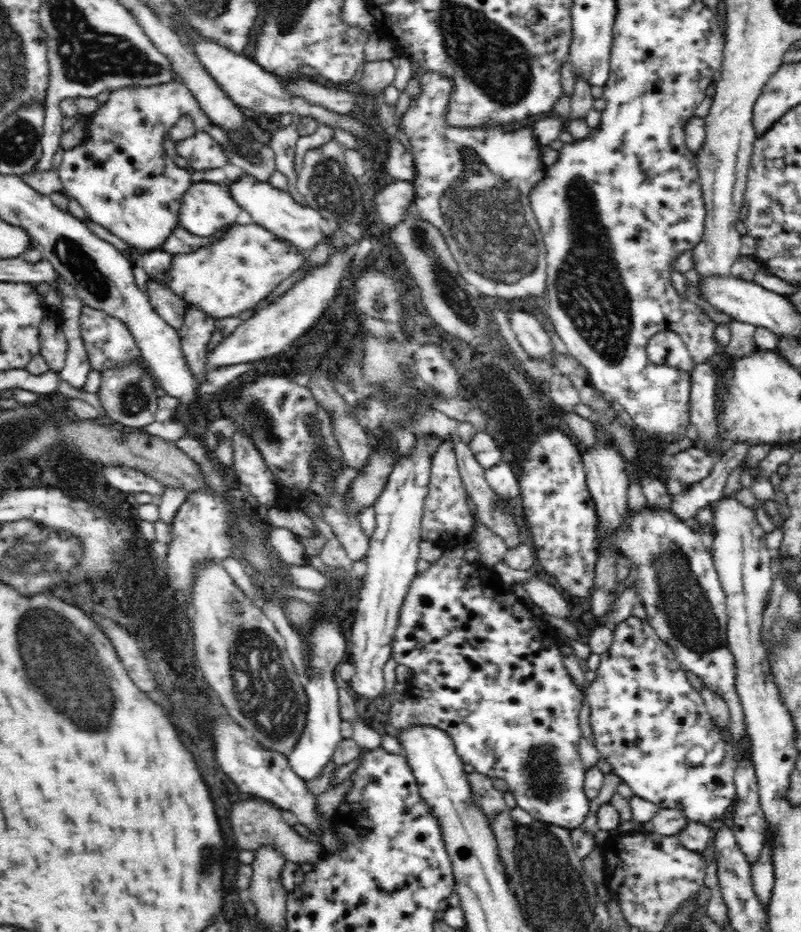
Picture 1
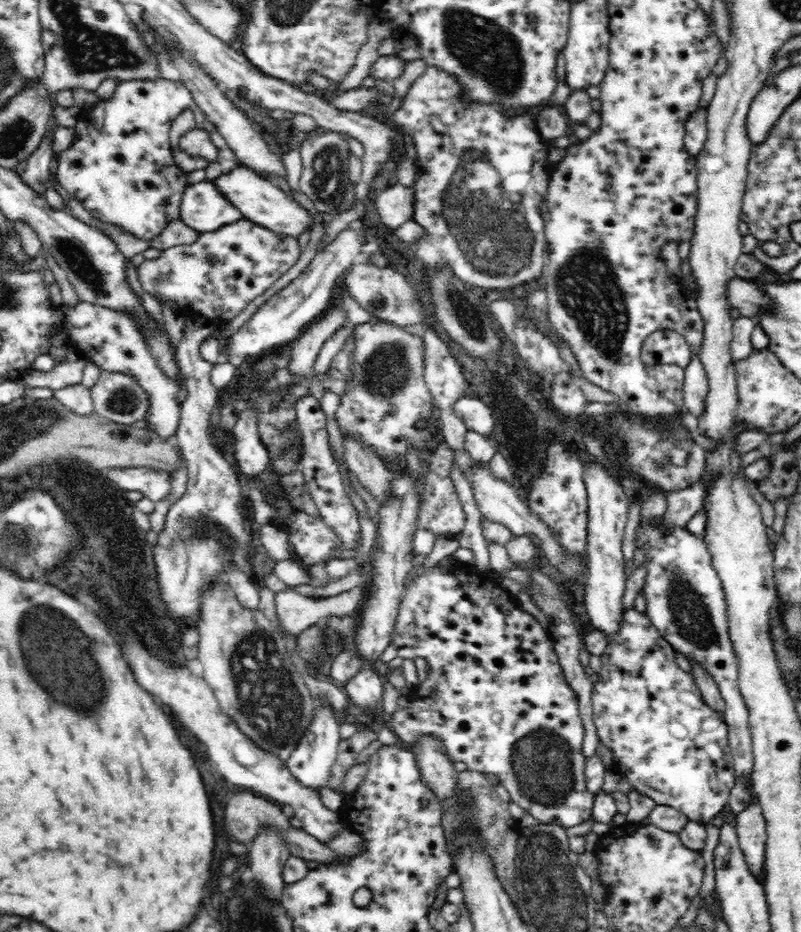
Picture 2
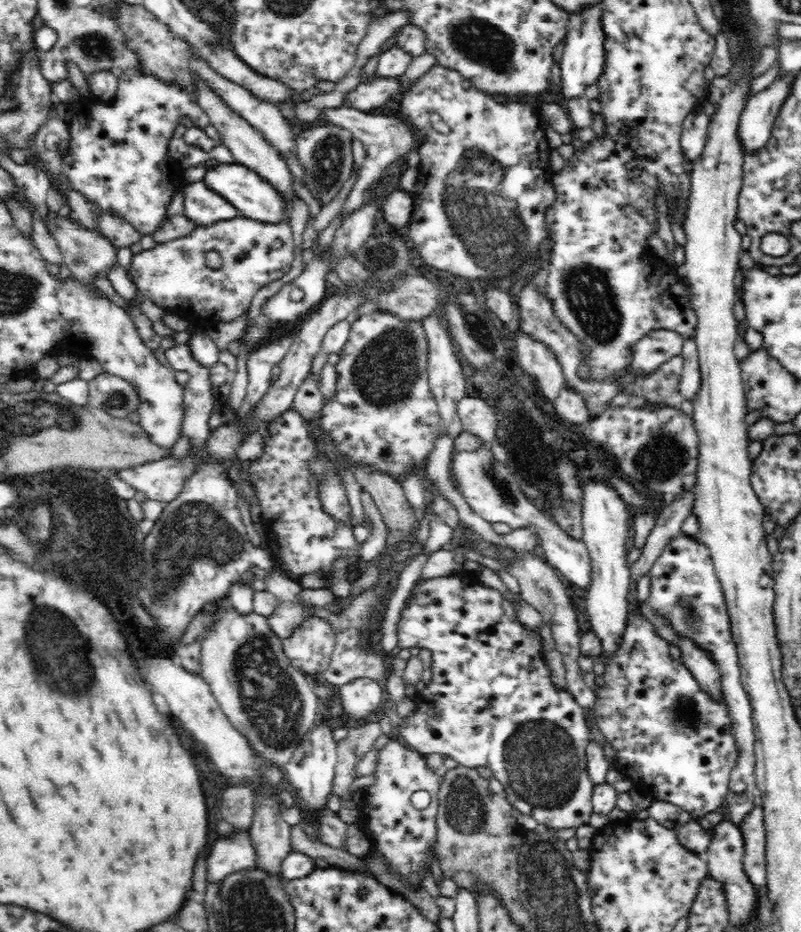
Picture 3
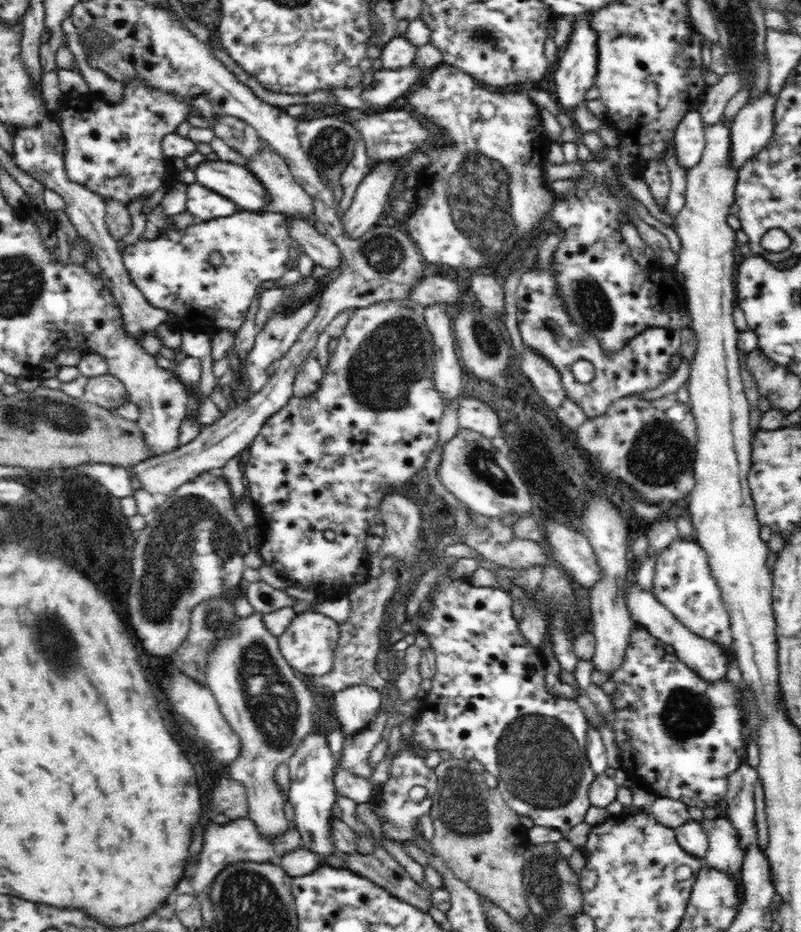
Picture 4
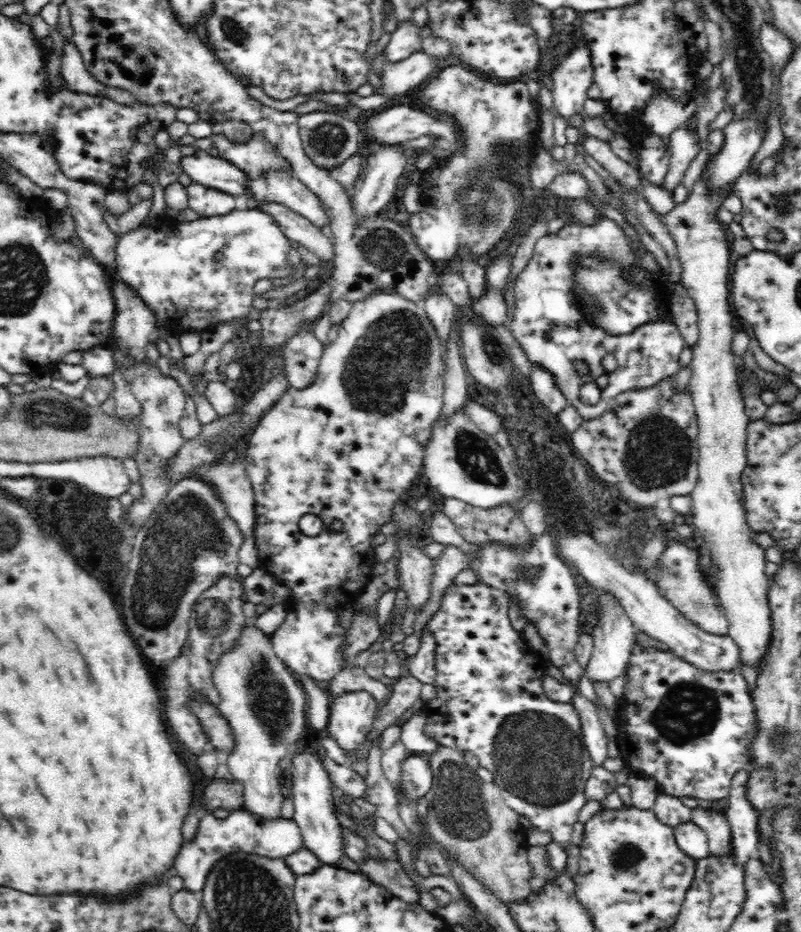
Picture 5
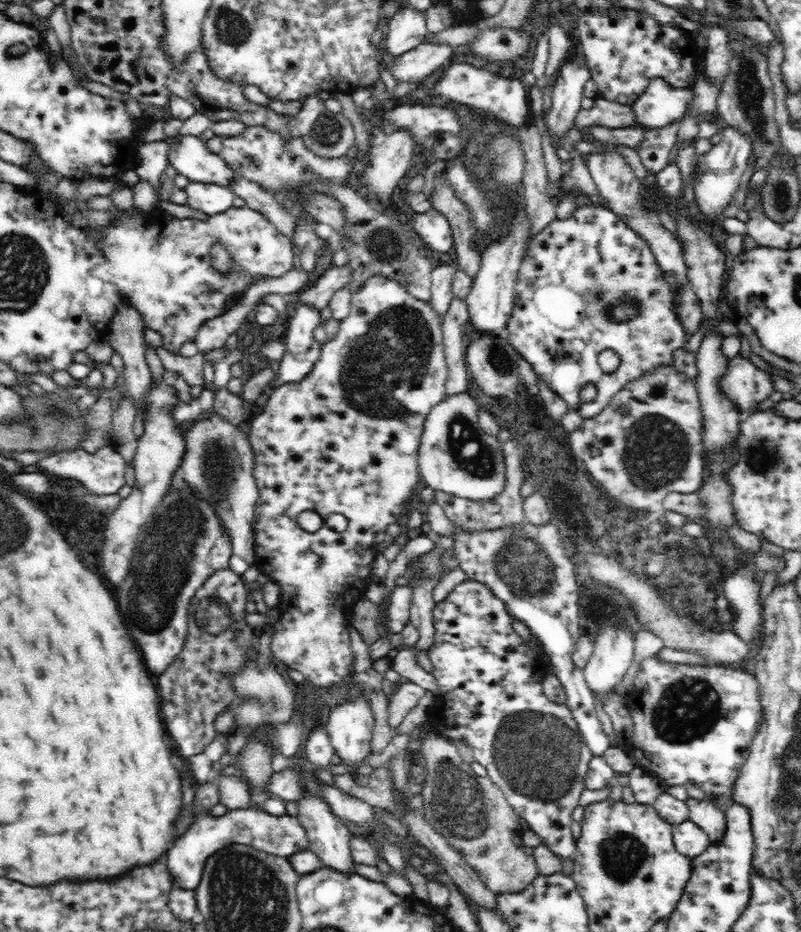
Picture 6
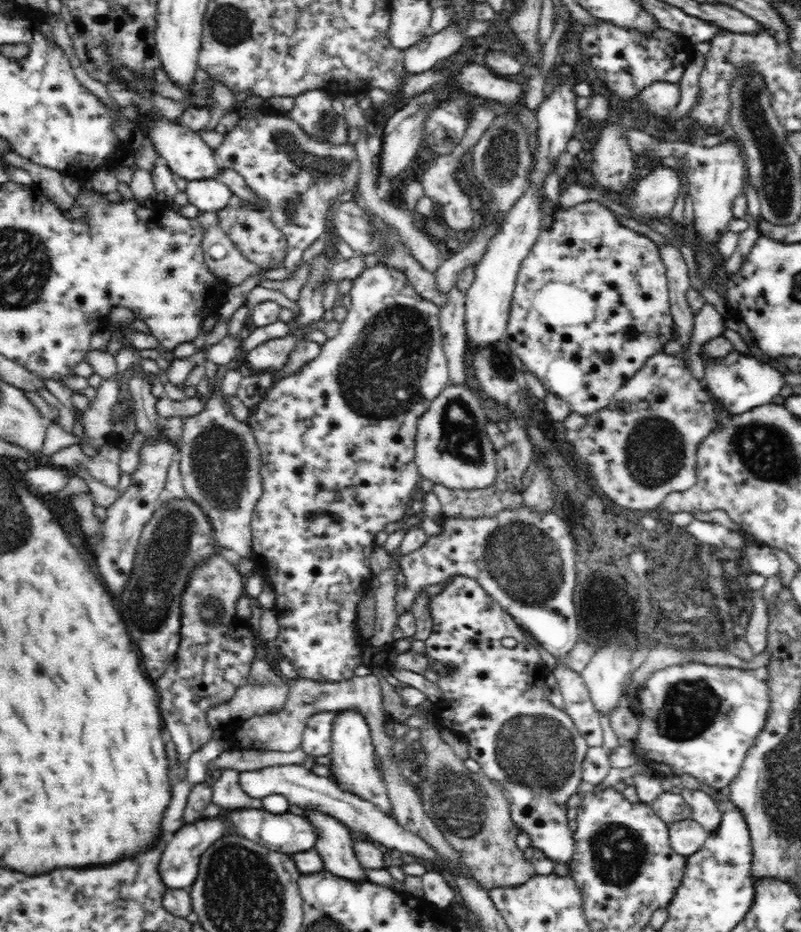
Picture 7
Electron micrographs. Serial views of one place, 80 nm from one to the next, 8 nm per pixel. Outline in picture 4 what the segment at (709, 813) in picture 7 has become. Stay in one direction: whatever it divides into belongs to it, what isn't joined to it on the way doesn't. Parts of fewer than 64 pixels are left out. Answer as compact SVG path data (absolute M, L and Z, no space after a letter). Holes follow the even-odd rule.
M716 818L716 820L705 820L701 823L704 831L708 835L709 848L704 857L707 867L715 867L717 871L733 872L738 876L738 891L739 891L739 905L745 899L745 886L741 882L741 870L743 866L743 859L746 854L744 849L740 847L740 839L734 826L725 818Z

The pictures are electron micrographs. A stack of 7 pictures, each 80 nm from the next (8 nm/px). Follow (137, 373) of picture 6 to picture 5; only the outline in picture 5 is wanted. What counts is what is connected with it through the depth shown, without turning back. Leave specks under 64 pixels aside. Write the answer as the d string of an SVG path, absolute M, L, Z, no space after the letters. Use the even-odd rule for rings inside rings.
M116 280L111 290L116 306L116 345L135 360L142 360L145 356L144 347L158 335L156 314L148 310L135 290L129 289L123 282Z

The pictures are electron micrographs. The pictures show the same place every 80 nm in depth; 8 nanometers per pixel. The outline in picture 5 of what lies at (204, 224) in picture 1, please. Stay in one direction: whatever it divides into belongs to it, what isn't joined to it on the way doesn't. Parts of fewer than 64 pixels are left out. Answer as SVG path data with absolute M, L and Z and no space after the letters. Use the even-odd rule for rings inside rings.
M190 183L187 193L188 207L202 218L225 215L236 208L235 197L212 187Z

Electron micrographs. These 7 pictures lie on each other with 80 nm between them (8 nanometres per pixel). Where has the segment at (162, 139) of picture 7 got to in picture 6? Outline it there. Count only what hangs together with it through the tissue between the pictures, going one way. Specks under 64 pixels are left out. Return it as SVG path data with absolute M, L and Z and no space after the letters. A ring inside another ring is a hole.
M182 136L180 144L170 146L168 158L173 168L192 182L231 188L231 182L238 176L219 154L206 150L206 144L199 137Z

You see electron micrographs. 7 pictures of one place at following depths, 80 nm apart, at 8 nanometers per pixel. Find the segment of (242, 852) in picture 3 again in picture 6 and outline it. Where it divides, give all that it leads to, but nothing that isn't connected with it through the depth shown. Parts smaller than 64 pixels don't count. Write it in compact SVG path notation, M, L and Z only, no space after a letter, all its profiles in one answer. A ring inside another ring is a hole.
M255 808L230 810L224 816L212 816L209 812L198 815L190 829L177 837L174 846L168 850L168 870L176 886L195 890L200 884L204 867L218 851L233 843L255 847L256 850L278 857L290 857L308 849L306 831L294 816L272 816Z

